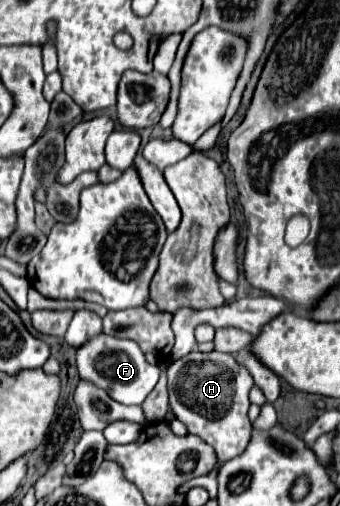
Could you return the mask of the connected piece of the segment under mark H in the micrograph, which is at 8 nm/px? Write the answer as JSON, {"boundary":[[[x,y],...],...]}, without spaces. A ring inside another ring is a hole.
{"boundary":[[[193,350],[169,366],[167,378],[169,378],[169,404],[175,412],[175,418],[181,420],[189,428],[189,434],[195,434],[195,436],[203,438],[207,444],[211,444],[217,452],[219,462],[227,462],[227,460],[239,456],[247,448],[247,444],[251,440],[251,430],[253,430],[253,426],[247,418],[247,410],[251,404],[249,390],[255,386],[255,382],[253,382],[253,376],[249,374],[249,370],[245,366],[241,366],[241,362],[235,360],[233,354],[221,354],[221,352],[203,354],[199,350]]]}

